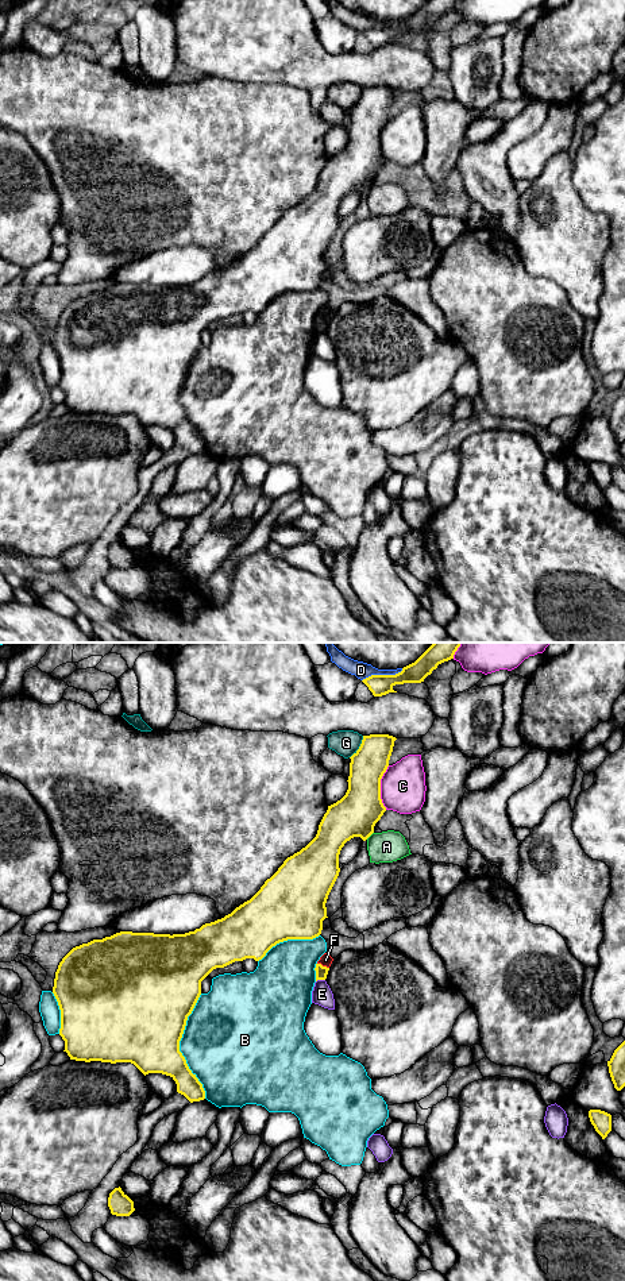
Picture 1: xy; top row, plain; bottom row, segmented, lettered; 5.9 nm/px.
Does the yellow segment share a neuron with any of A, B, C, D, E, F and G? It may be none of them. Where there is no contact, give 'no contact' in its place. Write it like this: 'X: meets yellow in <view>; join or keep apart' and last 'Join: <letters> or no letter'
A: meets yellow in xy; keep apart
B: meets yellow in xy; keep apart
C: meets yellow in xy; keep apart
D: meets yellow in xy; keep apart
E: meets yellow in xy; keep apart
F: meets yellow in xy; keep apart
G: meets yellow in xy; keep apart
Join: no letter

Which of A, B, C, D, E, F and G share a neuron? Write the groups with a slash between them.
A / B / C / D / E / F / G

